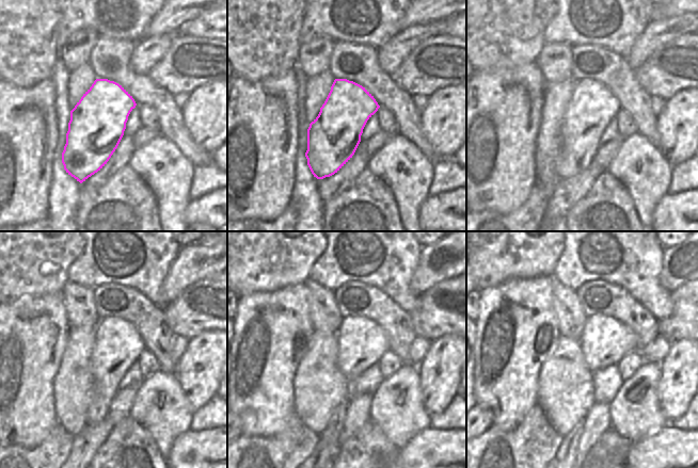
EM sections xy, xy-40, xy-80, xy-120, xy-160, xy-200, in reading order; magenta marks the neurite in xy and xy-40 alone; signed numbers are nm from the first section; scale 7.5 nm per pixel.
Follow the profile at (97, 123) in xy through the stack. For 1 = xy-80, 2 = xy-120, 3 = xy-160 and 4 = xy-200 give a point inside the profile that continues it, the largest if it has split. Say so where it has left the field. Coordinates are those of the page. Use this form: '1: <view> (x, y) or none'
1: xy-80 (591, 107)
2: xy-120 (117, 344)
3: xy-160 (361, 343)
4: xy-200 (604, 341)

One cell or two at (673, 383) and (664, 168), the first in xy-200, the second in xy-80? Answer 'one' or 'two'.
two

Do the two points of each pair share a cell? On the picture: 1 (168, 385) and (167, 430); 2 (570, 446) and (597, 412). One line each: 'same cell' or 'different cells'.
1: same cell
2: same cell

